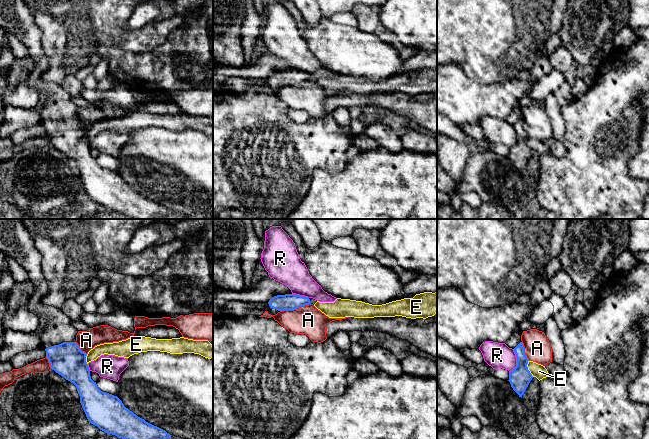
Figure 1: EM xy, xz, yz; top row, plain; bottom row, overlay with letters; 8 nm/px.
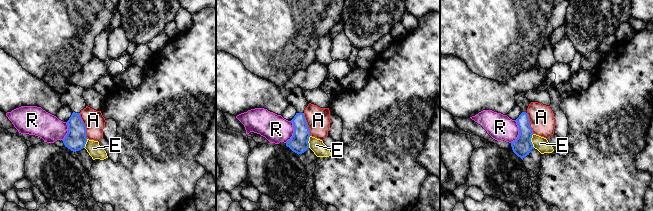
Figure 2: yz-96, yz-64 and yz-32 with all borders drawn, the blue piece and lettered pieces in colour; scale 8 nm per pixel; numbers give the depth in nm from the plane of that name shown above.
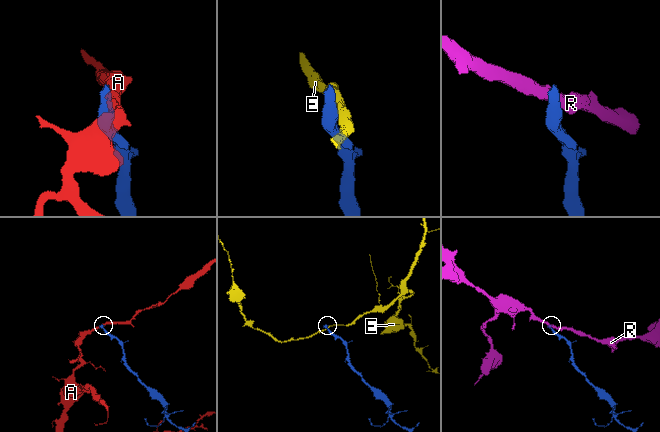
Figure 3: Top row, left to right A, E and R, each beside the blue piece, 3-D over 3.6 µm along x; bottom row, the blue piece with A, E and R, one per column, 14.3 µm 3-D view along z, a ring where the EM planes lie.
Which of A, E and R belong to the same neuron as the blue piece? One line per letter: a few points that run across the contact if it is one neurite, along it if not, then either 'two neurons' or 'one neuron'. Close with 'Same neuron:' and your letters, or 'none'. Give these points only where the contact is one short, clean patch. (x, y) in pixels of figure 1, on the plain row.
A: xz (310, 79), (280, 87) | two neurons
E: yz (528, 136), (527, 143), (533, 152) | two neurons
R: yz (513, 125), (516, 131), (516, 141), (509, 148) | two neurons
Same neuron: none

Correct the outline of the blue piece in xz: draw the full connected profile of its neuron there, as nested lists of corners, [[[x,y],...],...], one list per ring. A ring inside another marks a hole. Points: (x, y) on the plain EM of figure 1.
[[[285,70],[272,73],[269,76],[268,80],[270,82],[268,89],[275,91],[280,87],[294,86],[301,82],[309,81],[311,80],[311,77],[308,73],[305,72]]]

